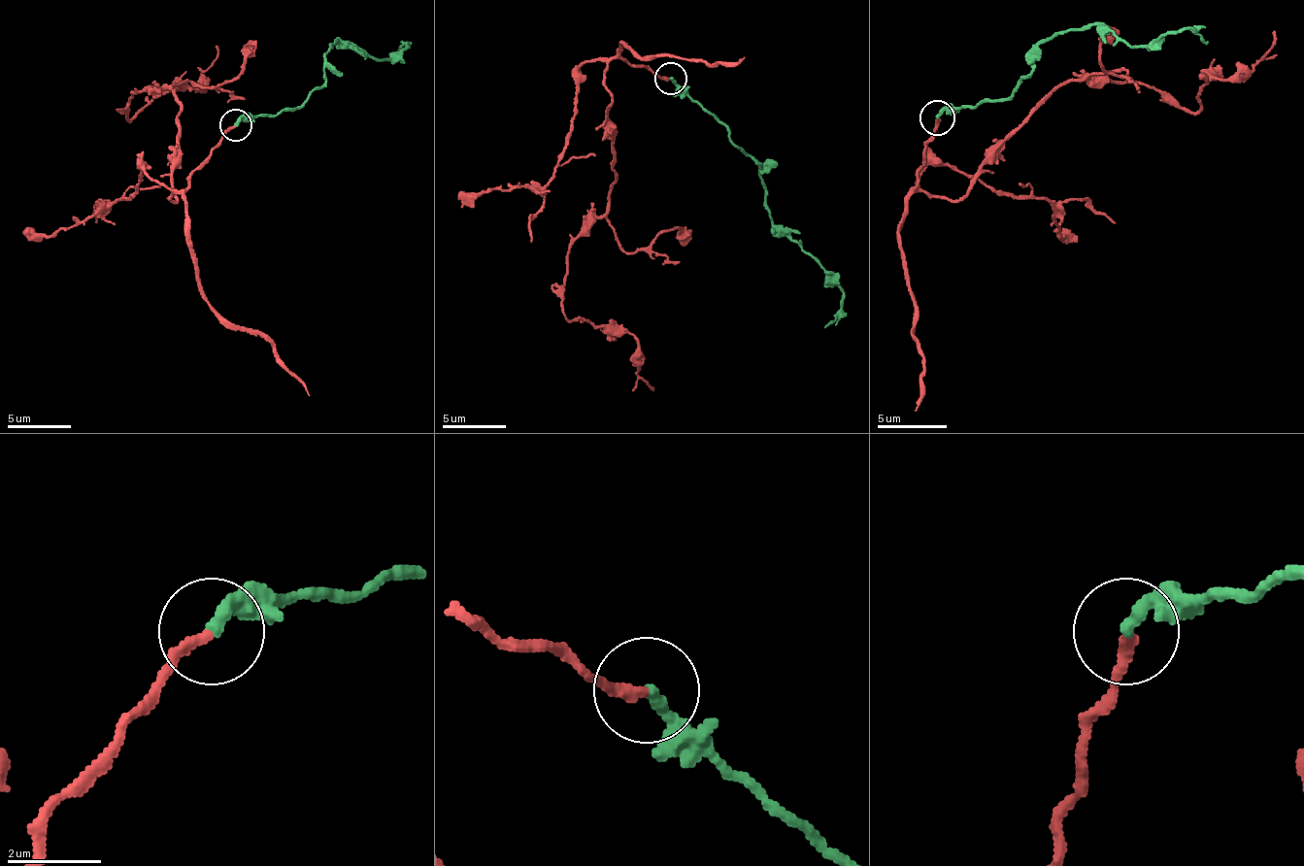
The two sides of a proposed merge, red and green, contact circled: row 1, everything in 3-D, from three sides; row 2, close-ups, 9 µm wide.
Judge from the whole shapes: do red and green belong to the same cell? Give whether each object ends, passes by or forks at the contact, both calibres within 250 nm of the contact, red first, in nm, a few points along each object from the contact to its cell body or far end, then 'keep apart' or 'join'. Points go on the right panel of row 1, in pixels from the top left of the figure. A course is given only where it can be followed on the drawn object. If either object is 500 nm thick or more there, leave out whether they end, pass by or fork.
red ends | green ends | 240/260 nm | red via (938, 118), (918, 187), (958, 198), (1066, 83), (1121, 80), (1198, 108), (1271, 31) | green via (938, 118), (1004, 101), (1055, 35), (1094, 24), (1156, 46), (1194, 28), (1209, 42) | join

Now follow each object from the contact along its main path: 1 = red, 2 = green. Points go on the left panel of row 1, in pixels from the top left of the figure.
1: (235, 125), (171, 199), (181, 103), (171, 90), (136, 90), (126, 116), (161, 94), (203, 90), (218, 46)
2: (235, 125), (295, 110), (324, 81), (337, 40), (356, 43), (375, 58), (394, 58), (407, 46), (388, 55)

